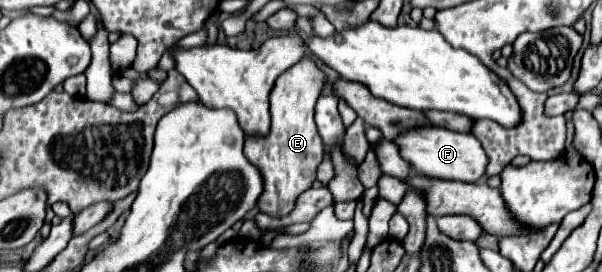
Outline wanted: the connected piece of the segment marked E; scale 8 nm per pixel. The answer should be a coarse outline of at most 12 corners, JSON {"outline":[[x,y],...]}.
{"outline":[[310,60],[270,92],[272,128],[246,138],[264,180],[260,212],[282,218],[316,182],[324,144]]}

